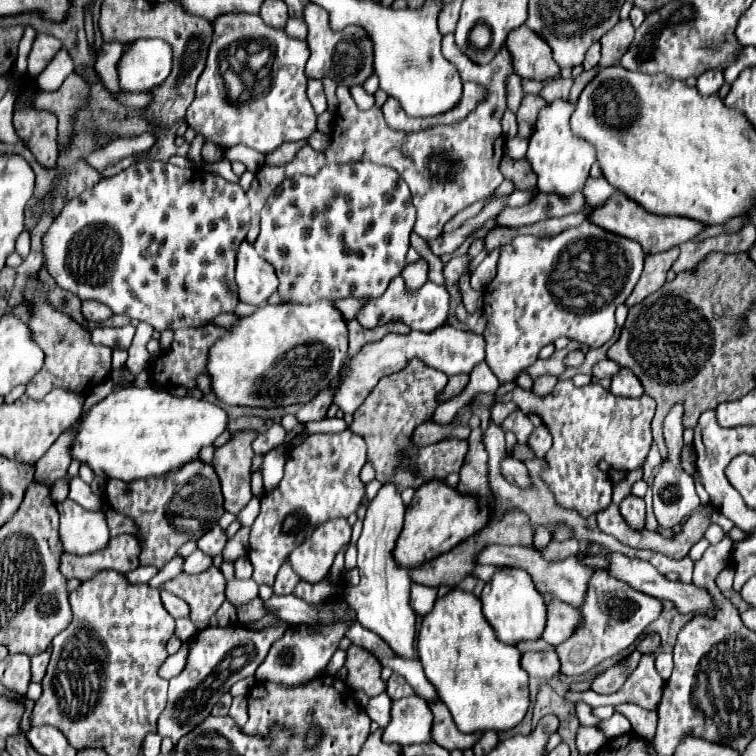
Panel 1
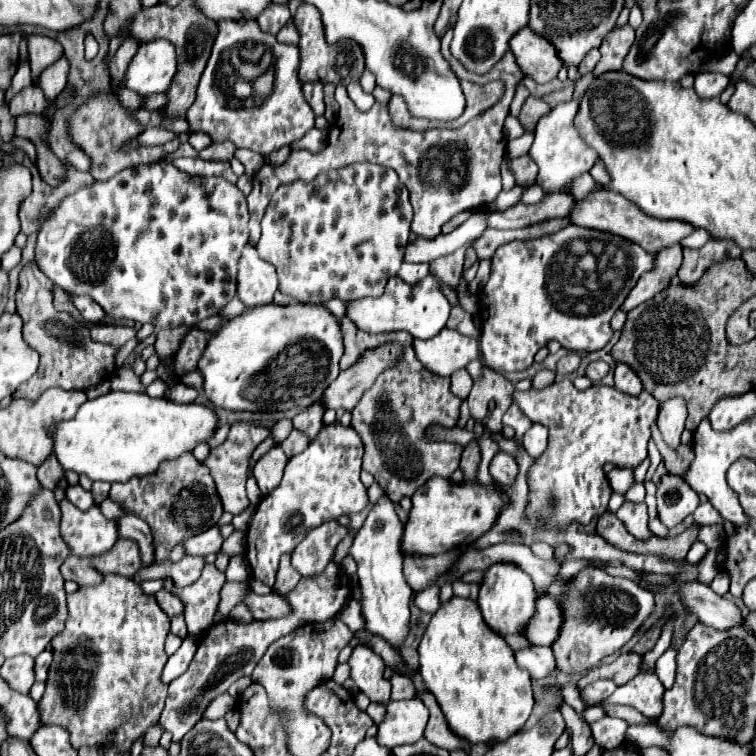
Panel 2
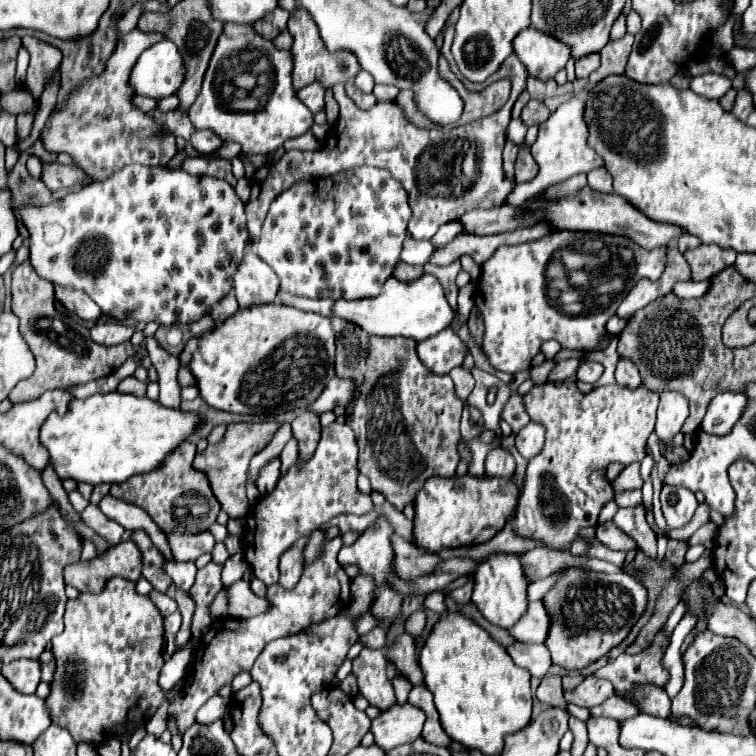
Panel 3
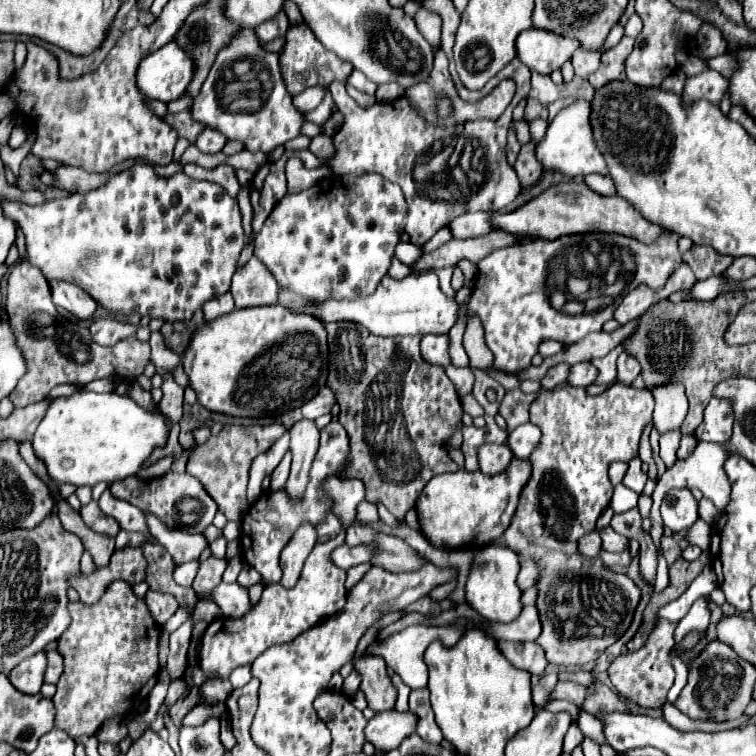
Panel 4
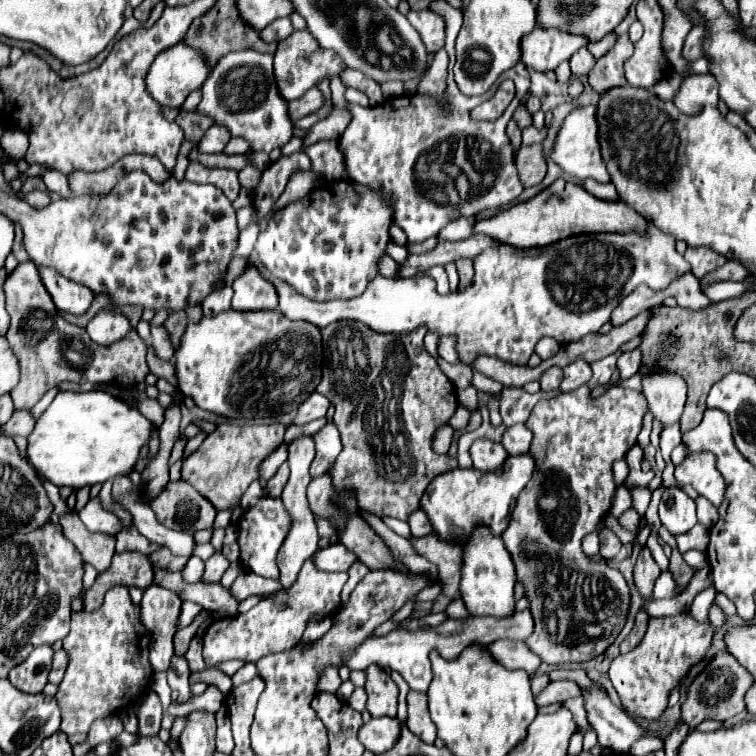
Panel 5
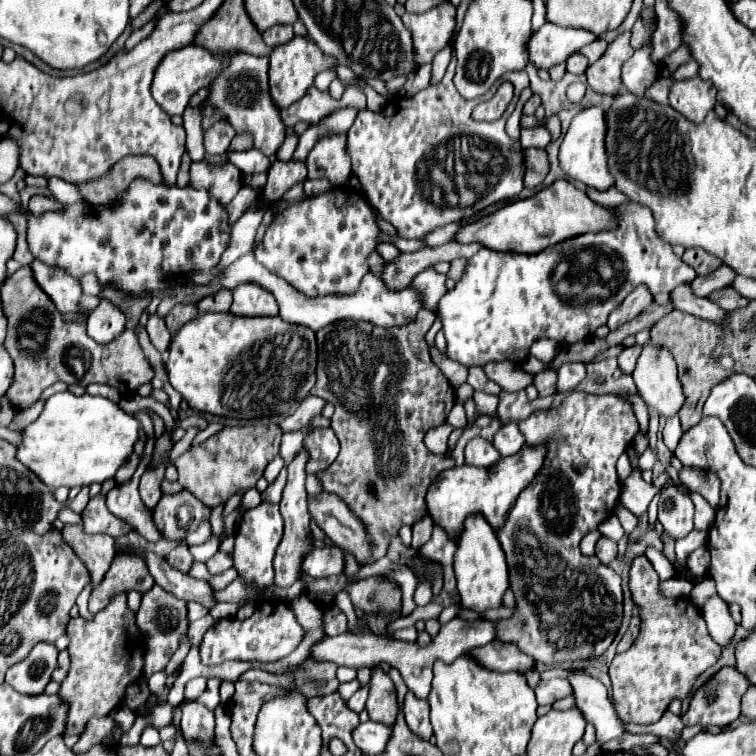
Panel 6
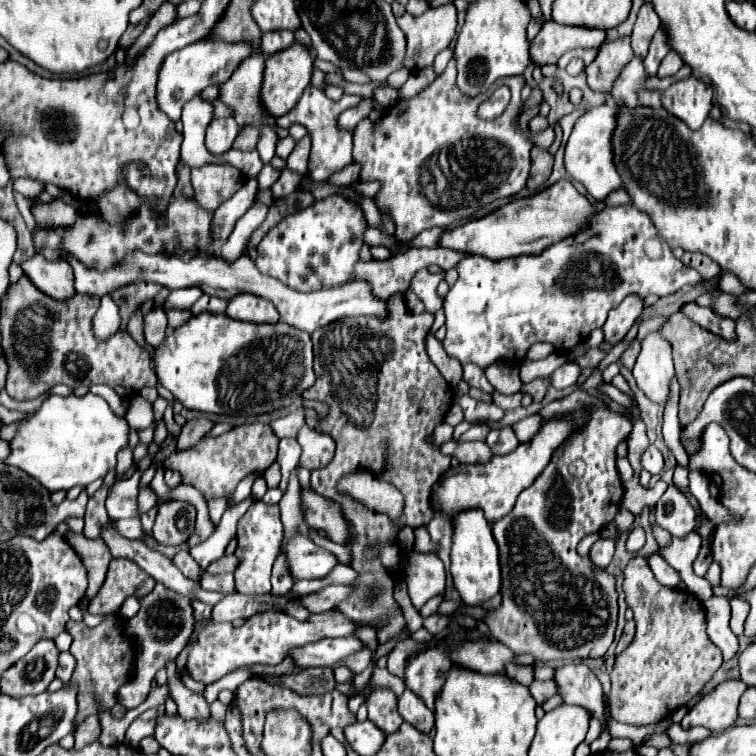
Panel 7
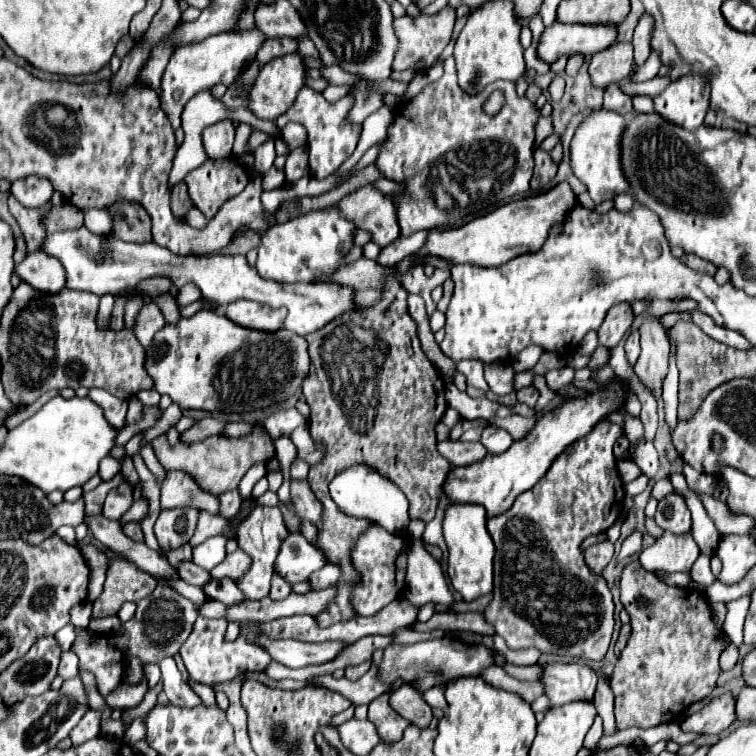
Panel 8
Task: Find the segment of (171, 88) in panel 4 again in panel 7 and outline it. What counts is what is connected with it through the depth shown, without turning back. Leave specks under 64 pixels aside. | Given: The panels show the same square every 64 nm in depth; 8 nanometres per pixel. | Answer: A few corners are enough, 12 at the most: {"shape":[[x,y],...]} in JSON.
{"shape":[[200,40],[168,54],[156,102],[176,122],[206,86],[250,56],[248,44]]}

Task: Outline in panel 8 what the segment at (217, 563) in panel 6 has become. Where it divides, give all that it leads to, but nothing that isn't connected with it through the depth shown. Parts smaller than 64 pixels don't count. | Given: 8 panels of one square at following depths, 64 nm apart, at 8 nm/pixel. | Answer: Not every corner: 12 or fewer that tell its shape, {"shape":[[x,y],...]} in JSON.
{"shape":[[244,552],[228,554],[216,568],[212,578],[240,578],[252,560]]}

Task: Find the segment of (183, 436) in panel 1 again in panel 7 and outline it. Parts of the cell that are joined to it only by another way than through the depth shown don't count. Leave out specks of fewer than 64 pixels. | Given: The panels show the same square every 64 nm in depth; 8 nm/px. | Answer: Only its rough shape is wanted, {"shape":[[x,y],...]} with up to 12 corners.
{"shape":[[50,396],[8,464],[46,490],[116,468],[130,424],[104,398]]}

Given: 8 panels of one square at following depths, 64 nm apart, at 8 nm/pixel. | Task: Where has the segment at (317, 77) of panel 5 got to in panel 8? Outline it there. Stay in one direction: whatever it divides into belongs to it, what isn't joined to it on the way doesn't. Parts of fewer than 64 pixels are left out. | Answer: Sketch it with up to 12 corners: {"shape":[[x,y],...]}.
{"shape":[[294,52],[260,68],[248,108],[276,120],[306,84]]}

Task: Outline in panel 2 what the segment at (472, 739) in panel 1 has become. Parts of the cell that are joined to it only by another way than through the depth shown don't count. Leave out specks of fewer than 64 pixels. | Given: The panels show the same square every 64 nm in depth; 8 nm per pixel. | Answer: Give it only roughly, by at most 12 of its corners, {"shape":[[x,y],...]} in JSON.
{"shape":[[430,692],[418,696],[430,710],[424,738],[440,748],[462,750],[468,742],[450,730]]}

